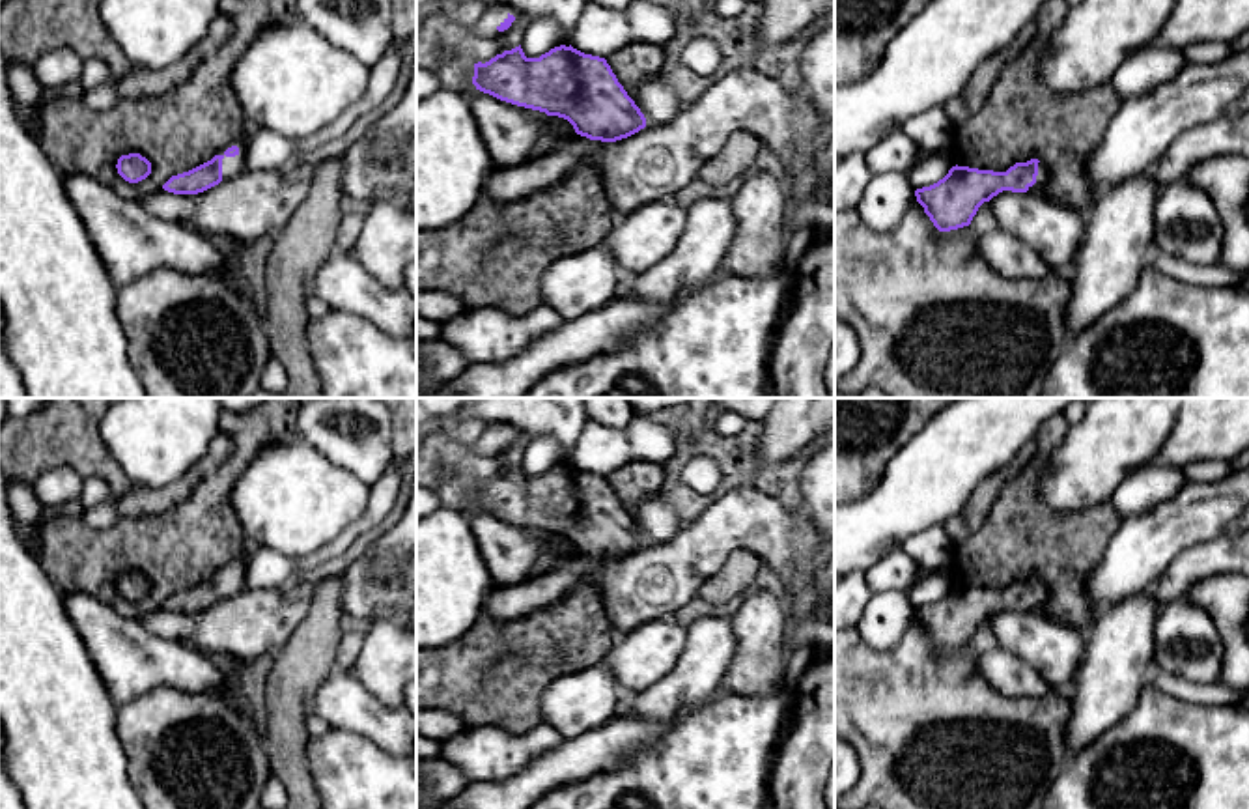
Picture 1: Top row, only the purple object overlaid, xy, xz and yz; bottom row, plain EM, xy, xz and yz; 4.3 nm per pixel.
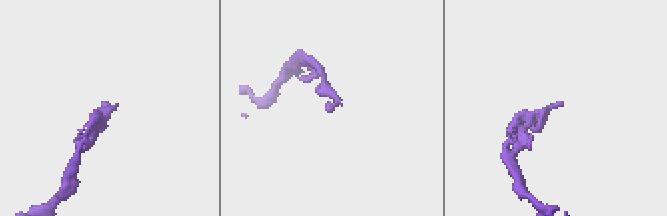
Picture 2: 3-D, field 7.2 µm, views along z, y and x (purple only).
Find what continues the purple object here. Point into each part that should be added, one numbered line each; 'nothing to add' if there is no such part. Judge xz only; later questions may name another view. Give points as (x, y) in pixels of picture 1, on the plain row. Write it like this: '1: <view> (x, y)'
nothing to add

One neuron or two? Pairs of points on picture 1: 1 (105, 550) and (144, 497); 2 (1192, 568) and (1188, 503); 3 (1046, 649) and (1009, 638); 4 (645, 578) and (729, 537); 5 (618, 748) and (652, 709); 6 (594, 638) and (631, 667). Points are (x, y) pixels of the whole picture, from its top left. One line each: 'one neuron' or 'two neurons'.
1: two neurons
2: two neurons
3: one neuron
4: one neuron
5: two neurons
6: two neurons

